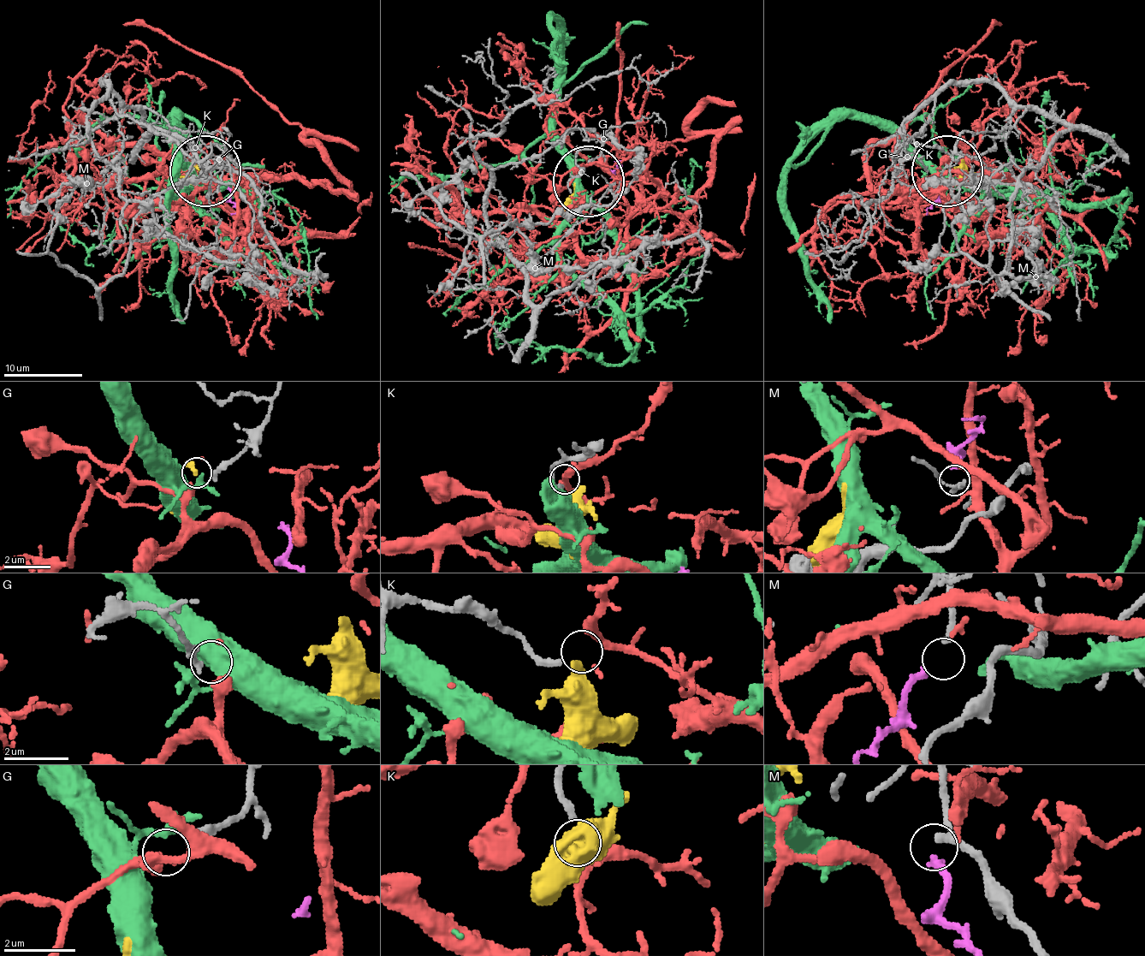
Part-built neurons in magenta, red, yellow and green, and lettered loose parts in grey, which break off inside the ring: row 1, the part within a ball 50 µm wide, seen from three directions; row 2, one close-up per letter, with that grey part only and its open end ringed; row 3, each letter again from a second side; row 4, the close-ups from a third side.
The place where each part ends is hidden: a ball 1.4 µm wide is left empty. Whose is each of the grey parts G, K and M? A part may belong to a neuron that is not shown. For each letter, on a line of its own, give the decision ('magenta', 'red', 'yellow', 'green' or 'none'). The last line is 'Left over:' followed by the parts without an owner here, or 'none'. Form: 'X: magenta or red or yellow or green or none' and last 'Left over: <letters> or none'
G: none
K: red
M: magenta
Left over: G

